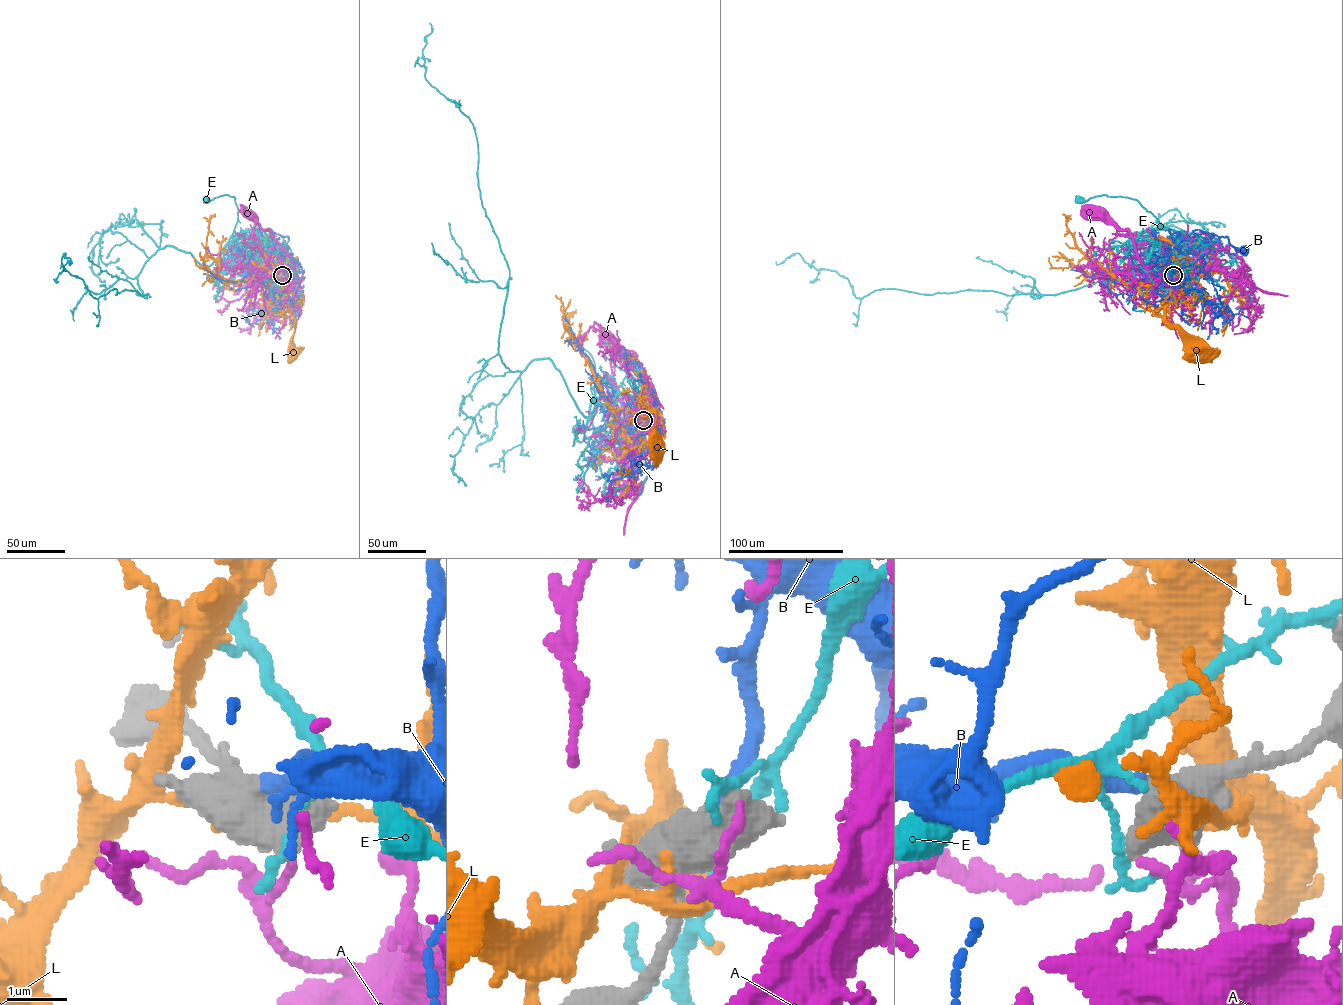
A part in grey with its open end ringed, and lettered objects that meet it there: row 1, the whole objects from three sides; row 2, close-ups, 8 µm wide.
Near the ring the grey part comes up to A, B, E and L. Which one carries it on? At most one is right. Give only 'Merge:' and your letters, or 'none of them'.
Merge: B

